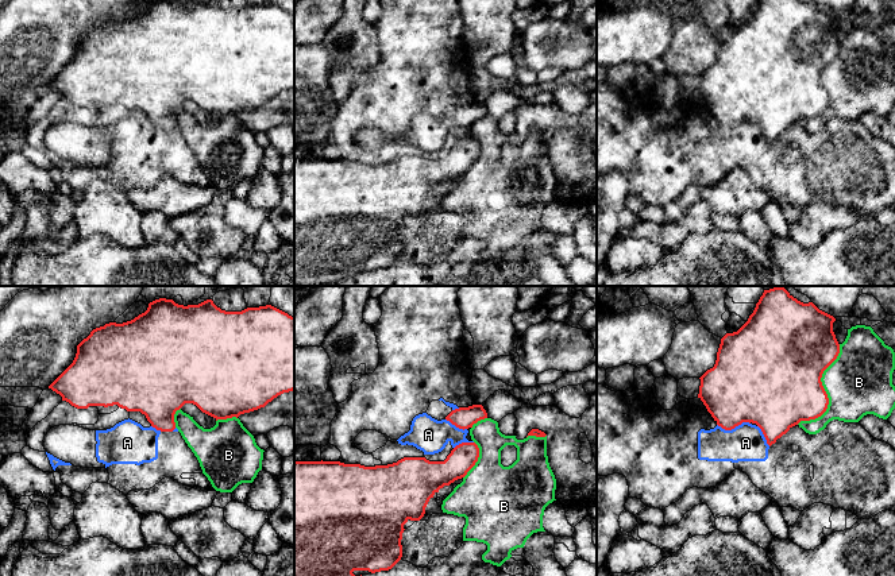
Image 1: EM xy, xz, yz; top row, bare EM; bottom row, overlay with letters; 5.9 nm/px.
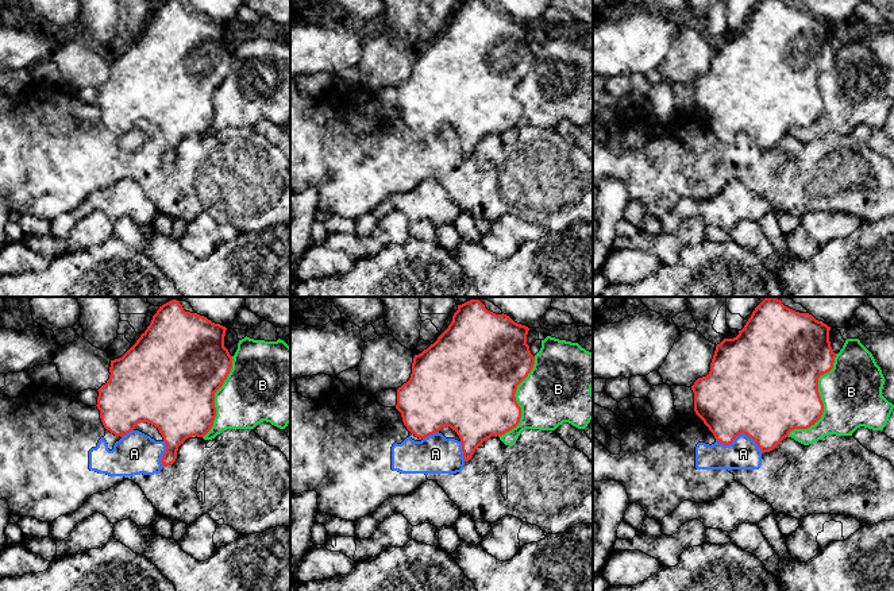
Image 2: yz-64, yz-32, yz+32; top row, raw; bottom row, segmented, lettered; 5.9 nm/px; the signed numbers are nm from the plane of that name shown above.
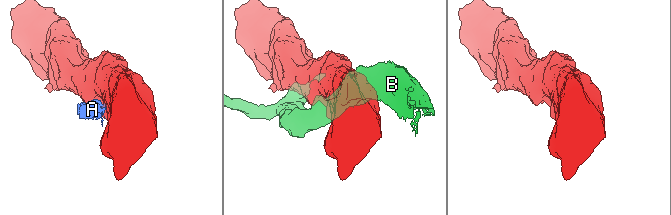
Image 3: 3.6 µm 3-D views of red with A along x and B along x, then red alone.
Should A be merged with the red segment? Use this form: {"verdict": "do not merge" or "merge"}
{"verdict": "do not merge"}

